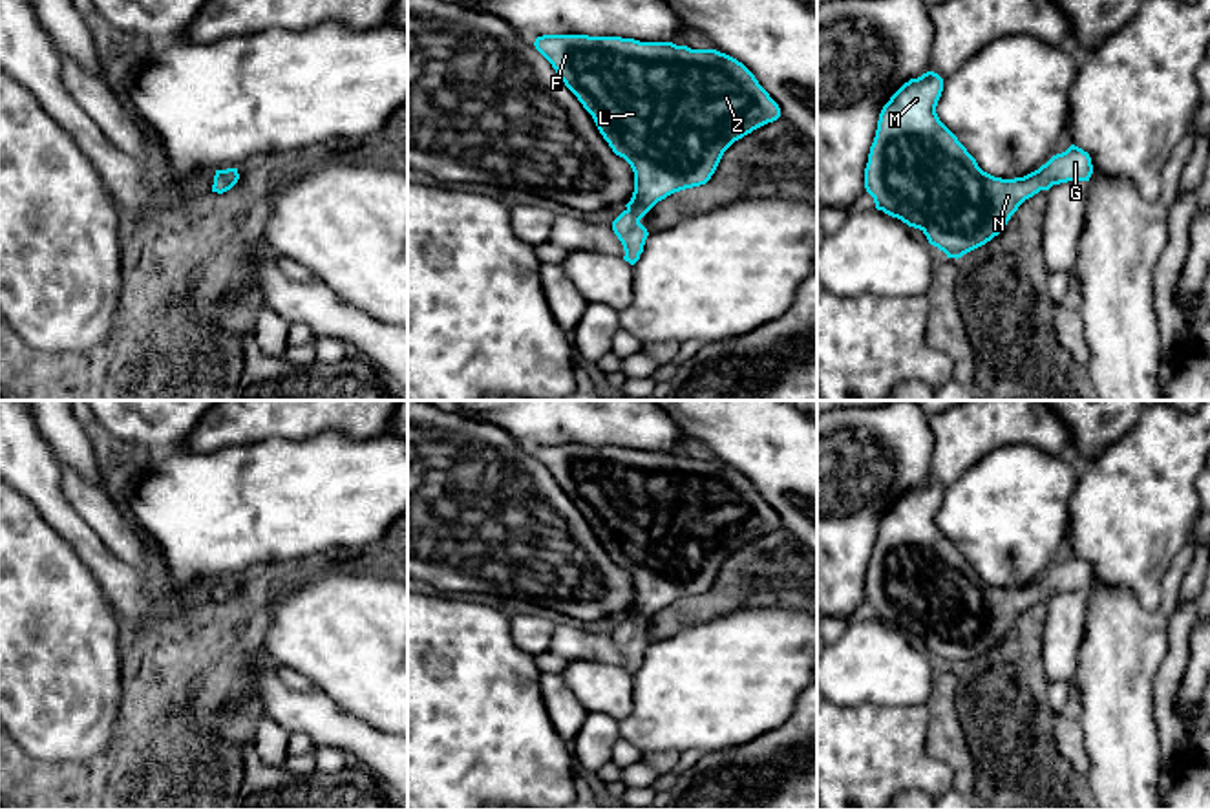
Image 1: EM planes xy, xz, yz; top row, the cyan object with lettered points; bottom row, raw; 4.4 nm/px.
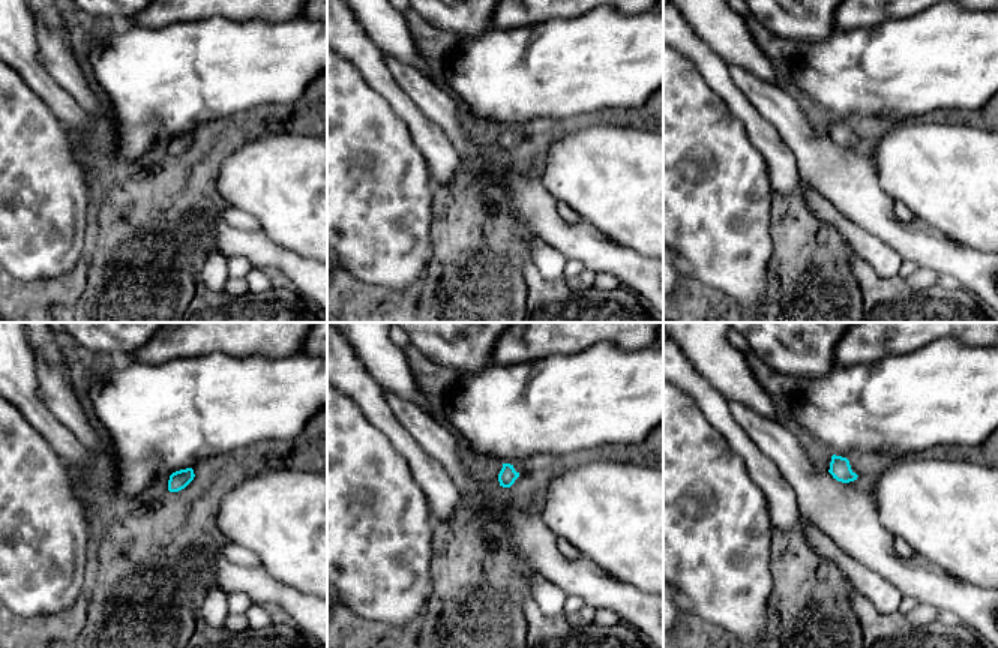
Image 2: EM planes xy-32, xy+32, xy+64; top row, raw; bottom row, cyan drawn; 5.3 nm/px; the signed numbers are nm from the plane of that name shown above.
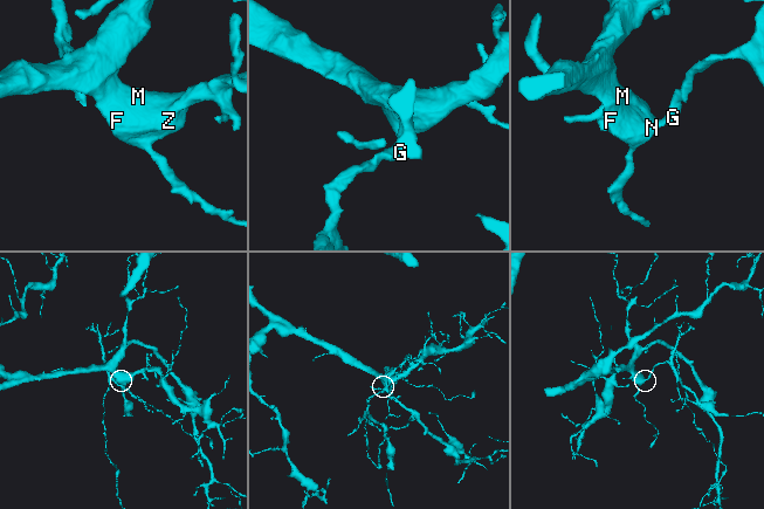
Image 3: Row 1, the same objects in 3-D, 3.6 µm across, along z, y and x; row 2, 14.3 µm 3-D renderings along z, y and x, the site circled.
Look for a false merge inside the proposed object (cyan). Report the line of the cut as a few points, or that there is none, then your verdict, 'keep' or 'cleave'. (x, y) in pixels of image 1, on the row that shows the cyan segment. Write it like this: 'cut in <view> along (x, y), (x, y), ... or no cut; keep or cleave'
no cut; keep

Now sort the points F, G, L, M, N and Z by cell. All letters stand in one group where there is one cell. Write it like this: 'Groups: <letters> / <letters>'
Groups: F G L M N Z

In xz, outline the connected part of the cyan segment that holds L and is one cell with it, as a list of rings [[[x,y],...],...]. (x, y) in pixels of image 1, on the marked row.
[[[543,35],[534,46],[592,115],[612,152],[634,172],[632,197],[612,221],[623,260],[631,265],[640,260],[649,236],[640,219],[658,201],[706,185],[735,141],[780,117],[779,104],[755,75],[716,49],[589,35]]]

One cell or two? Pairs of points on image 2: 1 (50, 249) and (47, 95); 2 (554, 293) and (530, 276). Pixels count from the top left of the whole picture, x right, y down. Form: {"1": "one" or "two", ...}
{"1": "two", "2": "one"}

